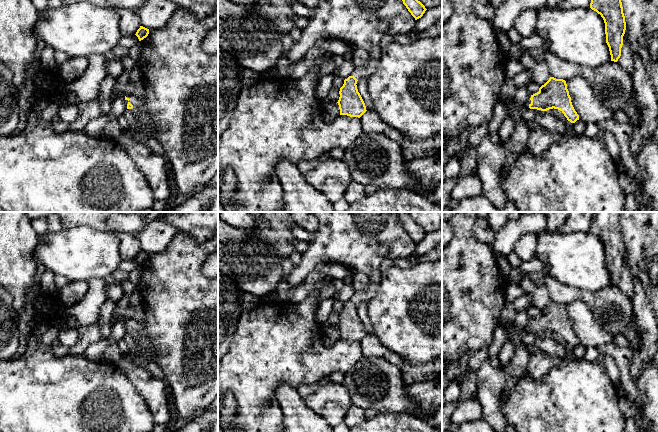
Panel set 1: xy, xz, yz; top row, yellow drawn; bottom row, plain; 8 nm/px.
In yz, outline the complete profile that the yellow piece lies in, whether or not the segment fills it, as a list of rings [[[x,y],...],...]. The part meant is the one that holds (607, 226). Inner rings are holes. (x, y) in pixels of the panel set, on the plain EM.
[[[593,212],[590,232],[603,242],[611,285],[617,286],[621,280],[623,260],[626,254],[621,212]]]

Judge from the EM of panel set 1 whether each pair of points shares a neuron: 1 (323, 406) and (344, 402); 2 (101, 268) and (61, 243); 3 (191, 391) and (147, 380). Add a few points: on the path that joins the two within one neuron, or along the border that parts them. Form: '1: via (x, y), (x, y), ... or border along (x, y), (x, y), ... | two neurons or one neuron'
1: via (328, 402), (339, 402) | one neuron
2: via (91, 258), (87, 254), (71, 253) | one neuron
3: border along (165, 380), (169, 394) | two neurons

